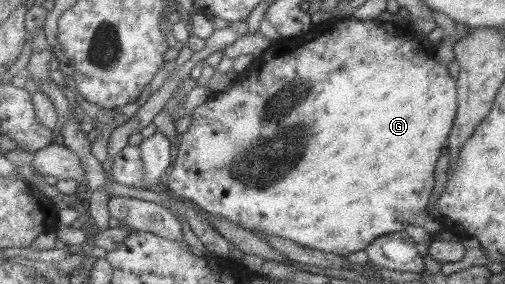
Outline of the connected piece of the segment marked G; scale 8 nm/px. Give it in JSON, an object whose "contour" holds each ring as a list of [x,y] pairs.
{"contour":[[[354,16],[342,20],[330,19],[326,23],[311,25],[311,29],[287,41],[272,43],[265,56],[256,58],[248,67],[248,75],[236,81],[228,93],[218,93],[214,99],[206,100],[189,114],[192,123],[179,146],[176,161],[170,167],[167,186],[171,195],[187,200],[198,210],[204,210],[237,223],[250,231],[283,237],[298,245],[325,251],[326,253],[348,255],[361,250],[377,237],[404,230],[408,225],[420,226],[432,236],[444,230],[441,222],[434,223],[427,211],[428,199],[434,189],[434,169],[443,154],[446,139],[449,138],[458,112],[457,79],[450,76],[448,68],[433,58],[432,52],[417,48],[421,35],[412,29],[408,21],[398,22],[397,35],[381,28],[377,20],[361,21]]]}

